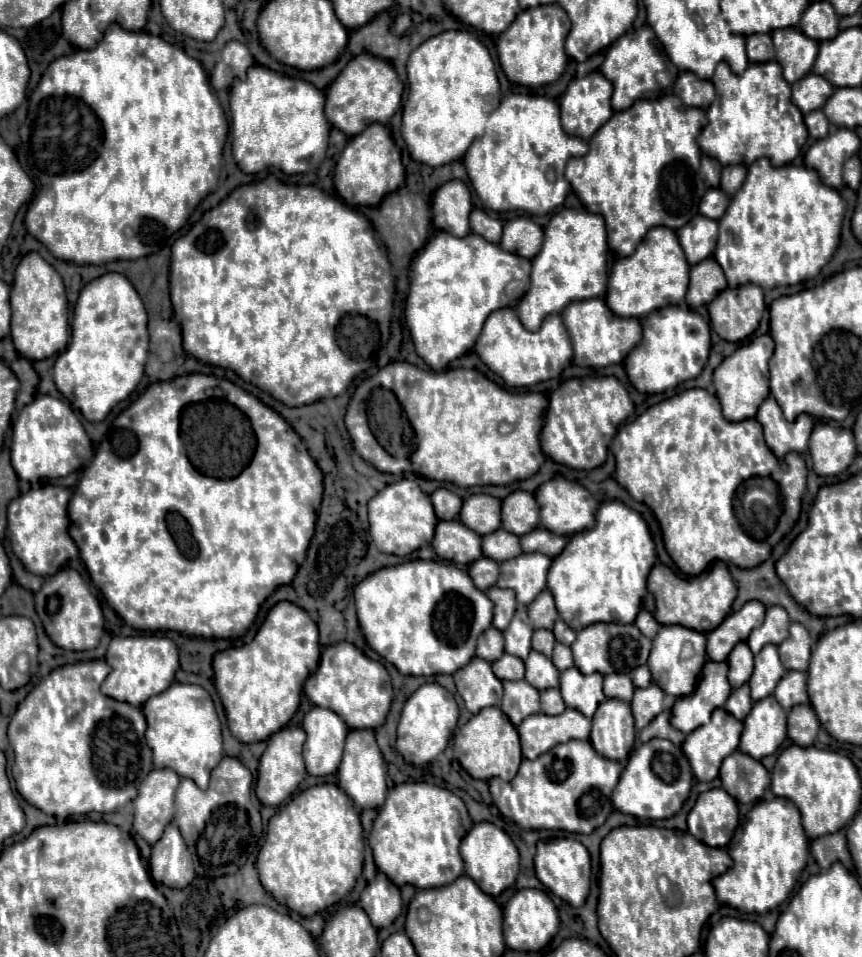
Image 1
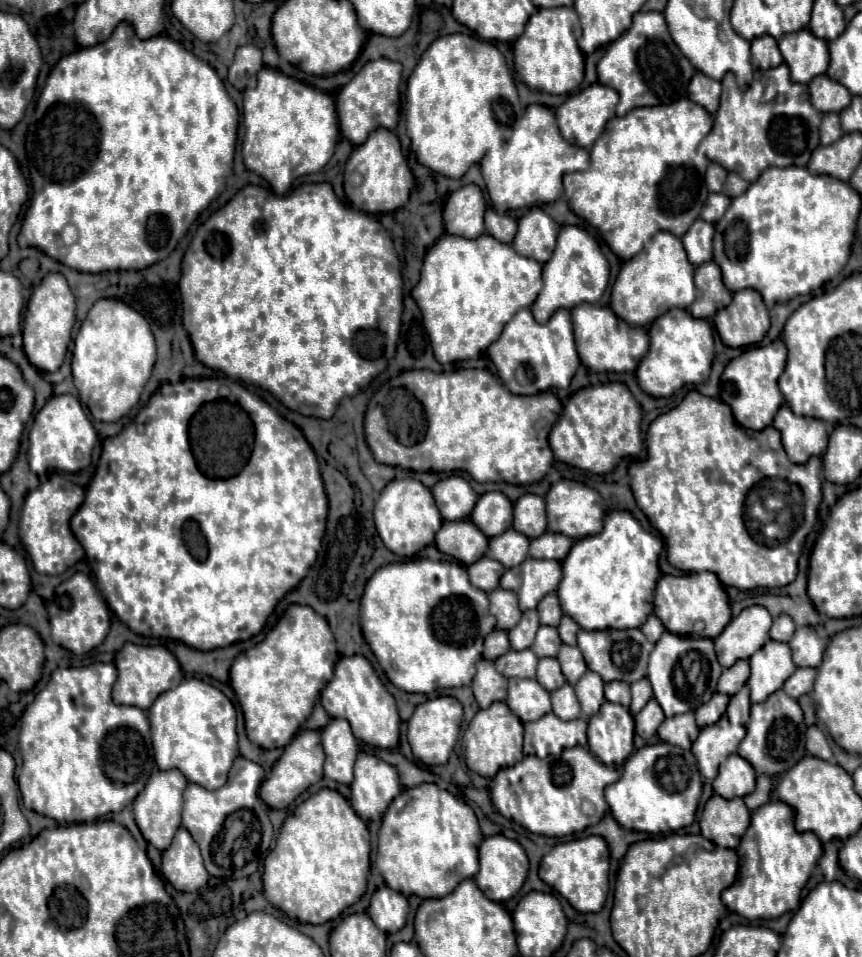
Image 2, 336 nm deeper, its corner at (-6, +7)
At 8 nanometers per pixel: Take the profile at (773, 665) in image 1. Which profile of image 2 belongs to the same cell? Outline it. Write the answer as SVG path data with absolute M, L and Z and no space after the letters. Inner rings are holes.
M768 641L748 661L752 673L746 685L750 687L752 703L766 701L768 695L778 691L784 681L796 671L788 645L778 641Z

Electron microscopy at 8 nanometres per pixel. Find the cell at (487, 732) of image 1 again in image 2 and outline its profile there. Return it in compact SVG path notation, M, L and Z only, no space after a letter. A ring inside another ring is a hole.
M492 703L488 709L480 709L474 719L470 721L466 733L464 733L464 745L466 745L466 765L470 771L492 779L500 769L512 767L518 763L522 755L522 721L508 709L506 703Z

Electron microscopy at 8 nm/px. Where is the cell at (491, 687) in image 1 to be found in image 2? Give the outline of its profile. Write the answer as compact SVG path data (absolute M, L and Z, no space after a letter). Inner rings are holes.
M480 659L476 663L476 675L472 681L472 691L482 709L490 707L496 701L506 699L506 677L502 677L492 661Z

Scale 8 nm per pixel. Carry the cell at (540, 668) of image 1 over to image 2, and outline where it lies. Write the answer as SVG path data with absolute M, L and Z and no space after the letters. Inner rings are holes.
M540 659L538 661L538 675L536 679L540 681L540 685L544 685L544 689L554 691L560 685L564 685L564 675L560 669L560 663L556 659Z

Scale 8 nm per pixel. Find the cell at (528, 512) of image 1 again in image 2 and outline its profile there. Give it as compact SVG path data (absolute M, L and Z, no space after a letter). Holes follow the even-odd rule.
M526 493L514 503L514 529L528 539L540 537L540 533L546 531L546 509L542 497Z

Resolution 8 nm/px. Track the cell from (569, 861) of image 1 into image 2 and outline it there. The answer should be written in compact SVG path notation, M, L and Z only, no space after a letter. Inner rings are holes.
M590 835L584 839L564 841L552 847L552 851L540 863L540 879L560 893L576 911L598 913L604 907L608 895L608 869L610 869L610 849L604 837Z

